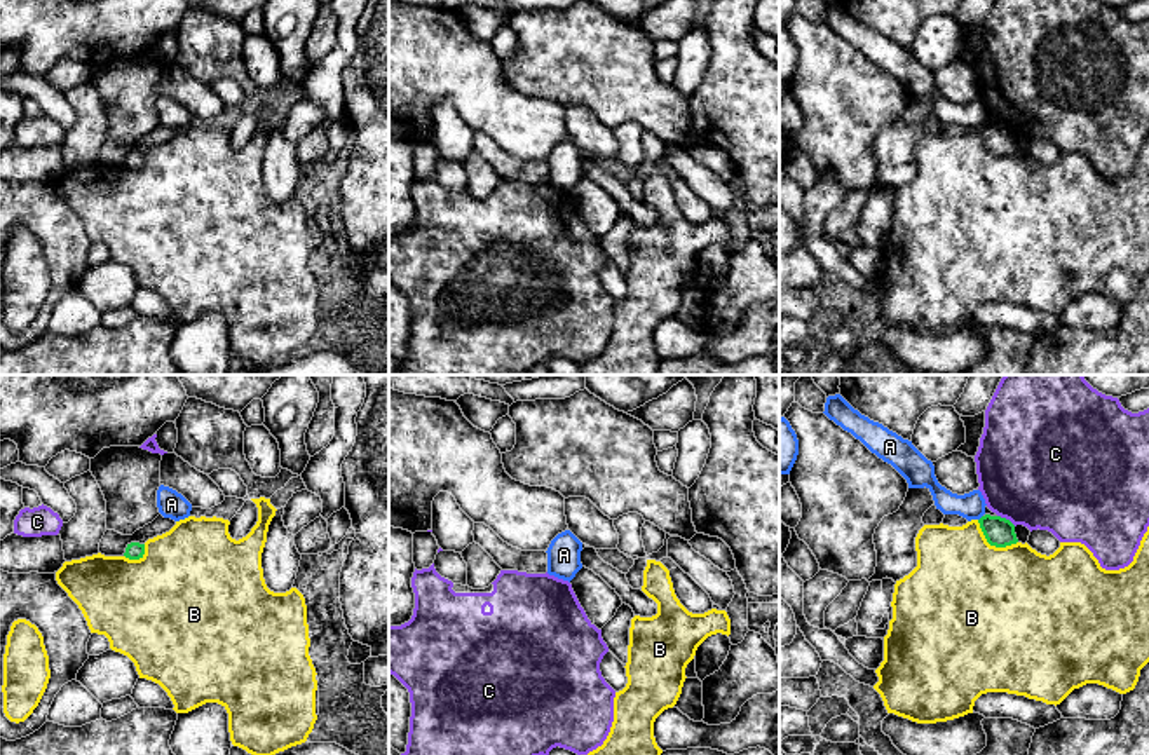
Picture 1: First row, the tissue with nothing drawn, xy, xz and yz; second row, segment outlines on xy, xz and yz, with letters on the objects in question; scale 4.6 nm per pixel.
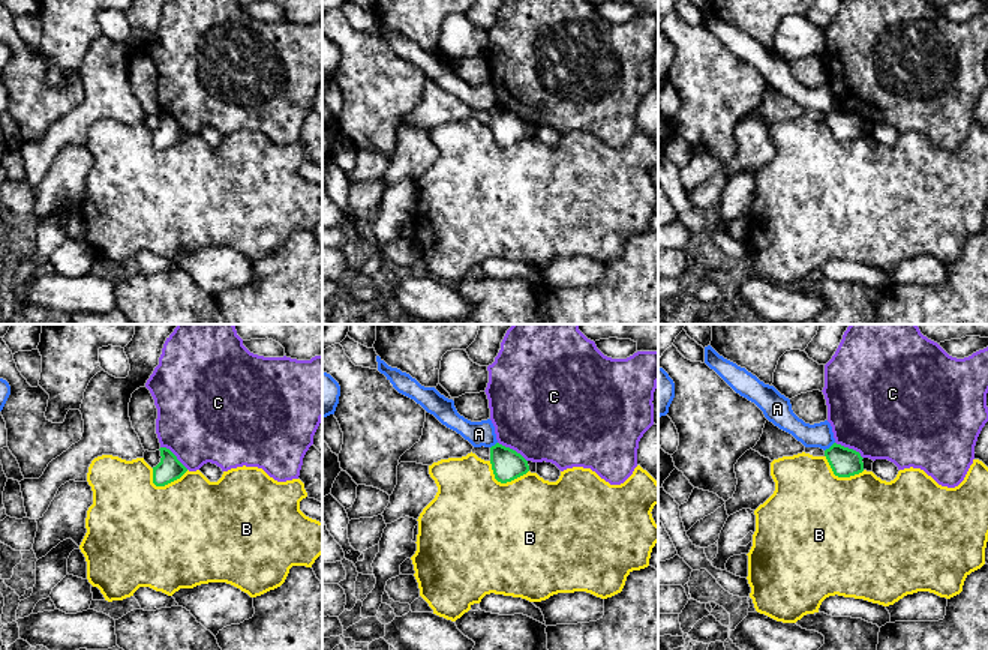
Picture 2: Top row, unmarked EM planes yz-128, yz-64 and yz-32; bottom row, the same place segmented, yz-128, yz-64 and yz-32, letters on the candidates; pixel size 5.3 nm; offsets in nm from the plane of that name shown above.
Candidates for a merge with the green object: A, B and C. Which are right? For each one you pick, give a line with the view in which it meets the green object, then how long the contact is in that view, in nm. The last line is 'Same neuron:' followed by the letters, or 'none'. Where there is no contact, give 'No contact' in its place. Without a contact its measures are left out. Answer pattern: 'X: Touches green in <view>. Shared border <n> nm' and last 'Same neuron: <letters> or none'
Same neuron: none

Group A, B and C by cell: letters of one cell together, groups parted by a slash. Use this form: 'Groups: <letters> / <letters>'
Groups: A / B / C

